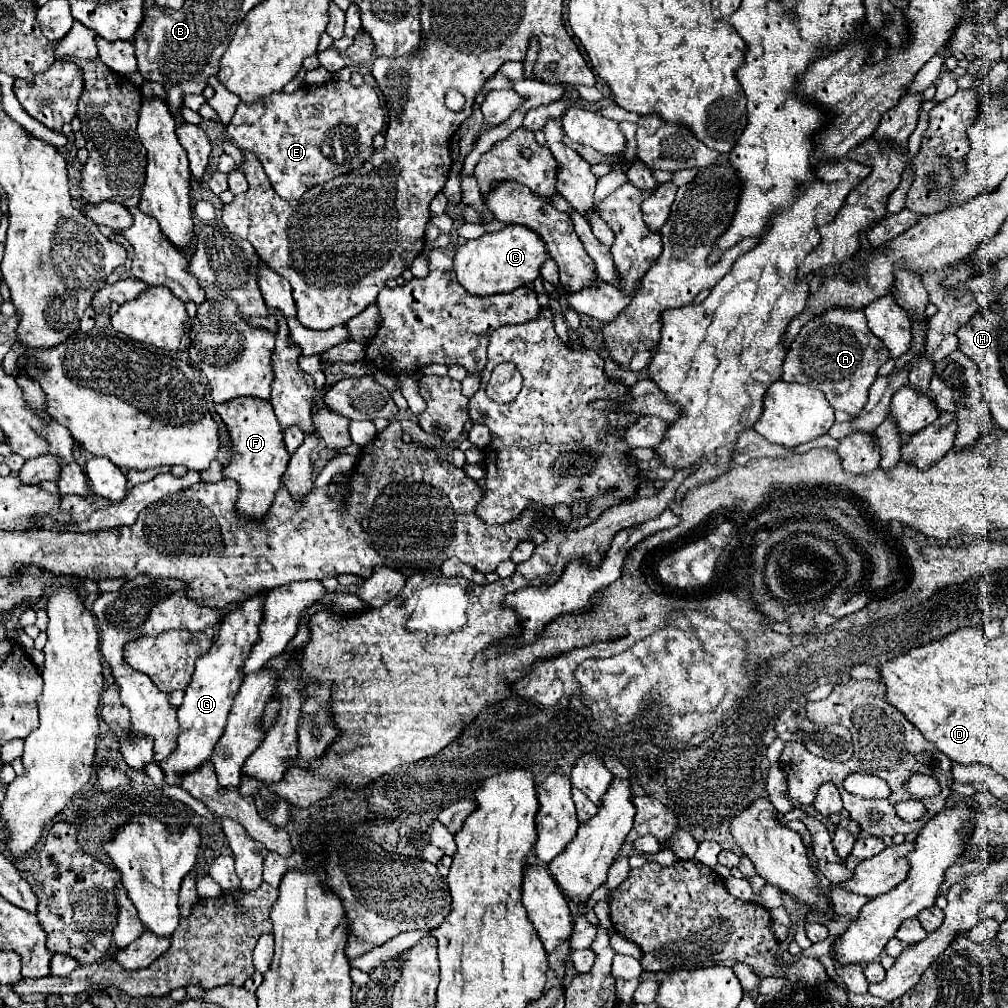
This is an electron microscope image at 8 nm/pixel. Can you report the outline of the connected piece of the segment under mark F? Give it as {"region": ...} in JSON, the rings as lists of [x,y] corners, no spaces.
{"region":[[[235,398],[233,402],[225,402],[215,406],[215,412],[227,426],[233,458],[227,466],[223,466],[223,478],[231,478],[239,484],[239,496],[235,510],[243,518],[261,520],[275,498],[275,492],[281,486],[281,476],[287,470],[289,452],[283,444],[283,428],[279,426],[271,402],[257,398]]]}

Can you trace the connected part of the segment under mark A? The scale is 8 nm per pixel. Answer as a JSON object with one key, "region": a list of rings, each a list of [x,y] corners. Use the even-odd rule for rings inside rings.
{"region":[[[827,310],[825,318],[807,322],[797,334],[785,356],[783,380],[813,386],[825,394],[835,410],[857,416],[867,404],[869,388],[875,382],[879,368],[887,360],[885,346],[869,332],[863,310]]]}

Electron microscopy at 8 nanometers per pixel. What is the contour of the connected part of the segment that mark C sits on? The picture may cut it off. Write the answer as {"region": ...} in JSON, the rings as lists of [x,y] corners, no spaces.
{"region":[[[505,226],[499,232],[483,234],[481,238],[469,240],[465,246],[457,246],[453,256],[453,266],[459,284],[469,294],[493,296],[493,294],[511,292],[539,278],[539,270],[545,258],[547,258],[545,244],[541,242],[541,238],[533,234],[533,230],[525,230],[525,226]]]}

